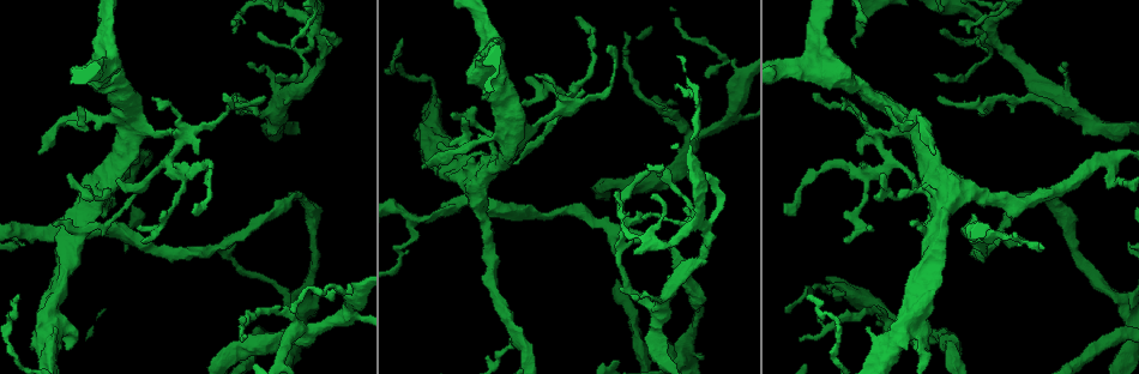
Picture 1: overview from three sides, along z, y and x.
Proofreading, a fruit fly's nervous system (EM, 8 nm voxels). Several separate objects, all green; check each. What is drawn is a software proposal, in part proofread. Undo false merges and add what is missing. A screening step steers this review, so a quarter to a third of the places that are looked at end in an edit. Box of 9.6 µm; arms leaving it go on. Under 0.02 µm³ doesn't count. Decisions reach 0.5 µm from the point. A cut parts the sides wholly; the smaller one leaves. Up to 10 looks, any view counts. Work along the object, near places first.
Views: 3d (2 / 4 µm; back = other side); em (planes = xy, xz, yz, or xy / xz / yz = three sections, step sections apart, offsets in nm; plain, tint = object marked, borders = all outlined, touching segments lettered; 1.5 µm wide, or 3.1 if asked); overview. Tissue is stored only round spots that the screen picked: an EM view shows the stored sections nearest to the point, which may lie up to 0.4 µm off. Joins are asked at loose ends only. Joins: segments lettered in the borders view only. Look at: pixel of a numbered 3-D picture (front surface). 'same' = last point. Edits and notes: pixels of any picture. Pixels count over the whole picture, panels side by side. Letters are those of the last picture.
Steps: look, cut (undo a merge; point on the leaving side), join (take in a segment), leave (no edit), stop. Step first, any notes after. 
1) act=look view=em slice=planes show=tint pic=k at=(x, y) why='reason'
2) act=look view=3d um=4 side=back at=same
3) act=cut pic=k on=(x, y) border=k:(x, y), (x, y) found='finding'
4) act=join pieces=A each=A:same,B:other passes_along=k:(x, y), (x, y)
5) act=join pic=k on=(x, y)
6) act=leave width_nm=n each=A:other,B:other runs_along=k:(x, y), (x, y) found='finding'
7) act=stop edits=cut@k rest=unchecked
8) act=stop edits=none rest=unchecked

act=look view=em slice=planes show=tint pic=1 at=(348, 311) why='calibre changes'

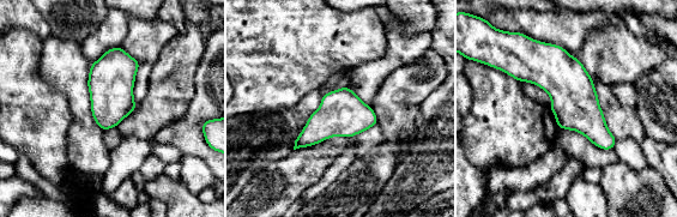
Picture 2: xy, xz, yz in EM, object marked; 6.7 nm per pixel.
act=look view=em slice=planes show=borders at=same

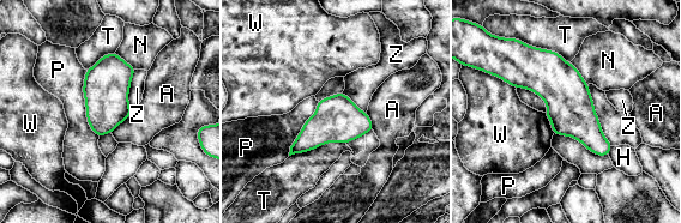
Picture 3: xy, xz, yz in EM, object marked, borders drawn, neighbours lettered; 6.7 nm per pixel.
act=leave each=A:other,H:other,N:other,P:other,T:other,W:other,Z:other found='one cell here'

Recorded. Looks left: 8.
act=look view=3d um=4 pic=1 at=(294, 311) why='free end'

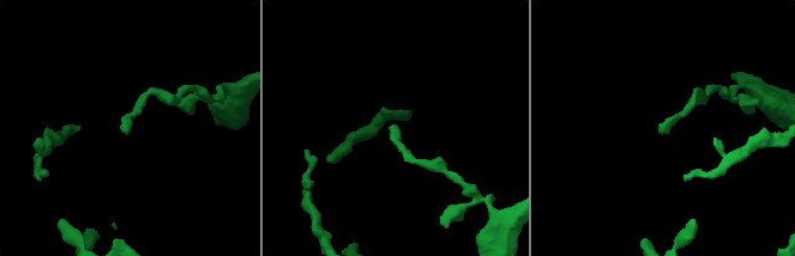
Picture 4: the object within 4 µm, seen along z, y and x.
act=look view=em slice=xz step=8 show=tint pic=4 at=(397, 128) why='need the tissue'

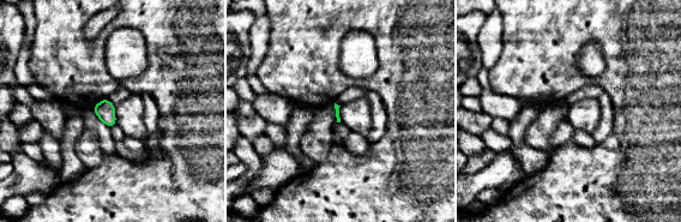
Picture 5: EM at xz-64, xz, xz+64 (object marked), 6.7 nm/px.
act=look view=em slice=xy step=4 show=borders at=same

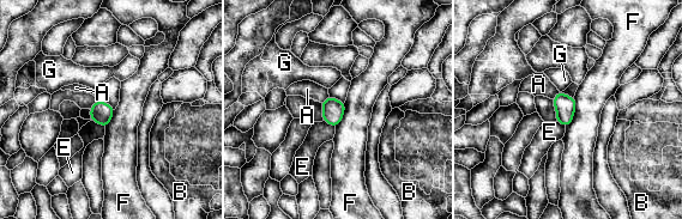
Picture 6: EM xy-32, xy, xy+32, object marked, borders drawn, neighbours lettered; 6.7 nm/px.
act=leave each=A:other,B:other,E:other,F:other,G:other border=6:(574, 97), (573, 120), (566, 127) found='none of them fits'

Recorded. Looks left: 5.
act=look view=em slice=yz step=8 show=borders pic=1 at=(813, 94) why='thin end'

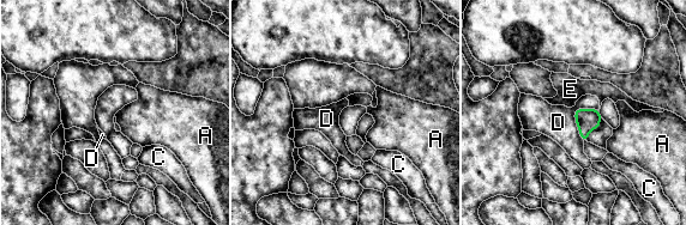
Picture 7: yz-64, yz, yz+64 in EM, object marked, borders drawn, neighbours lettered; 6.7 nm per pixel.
act=look view=em slice=planes show=borders at=same why='another direction'

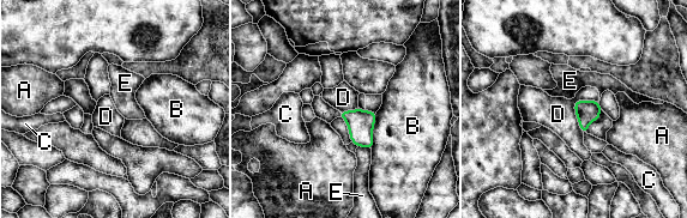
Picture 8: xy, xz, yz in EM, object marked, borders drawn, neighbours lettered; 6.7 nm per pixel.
act=leave width_nm=150 each=A:other,B:other,C:other,D:other,E:other border=8:(357, 146), (365, 146), (371, 150) found='no lettered segment goes on from it'

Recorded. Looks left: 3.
act=look view=em slice=yz step=4 show=borders pic=1 at=(867, 21) why='an open end'

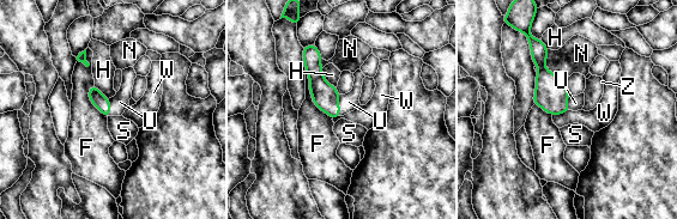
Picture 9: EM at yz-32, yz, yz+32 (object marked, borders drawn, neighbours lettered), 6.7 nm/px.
act=join pieces=U each=F:other,H:other,N:other,S:other,U:same,W:other,Z:other passes_along=9:(325, 96), (338, 104), (349, 102) found='it goes on there'

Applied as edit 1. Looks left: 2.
act=stop edits=join@9 rest=unchecked

